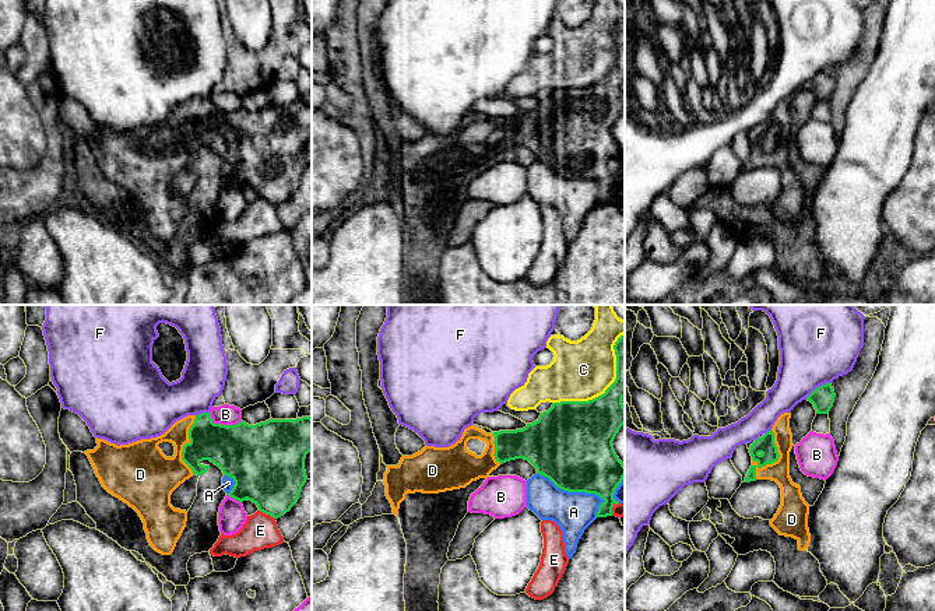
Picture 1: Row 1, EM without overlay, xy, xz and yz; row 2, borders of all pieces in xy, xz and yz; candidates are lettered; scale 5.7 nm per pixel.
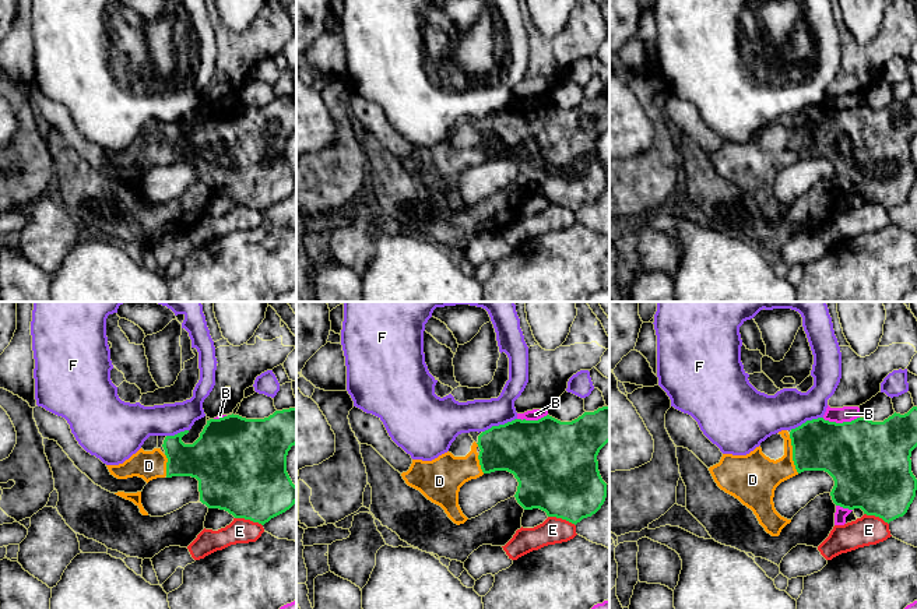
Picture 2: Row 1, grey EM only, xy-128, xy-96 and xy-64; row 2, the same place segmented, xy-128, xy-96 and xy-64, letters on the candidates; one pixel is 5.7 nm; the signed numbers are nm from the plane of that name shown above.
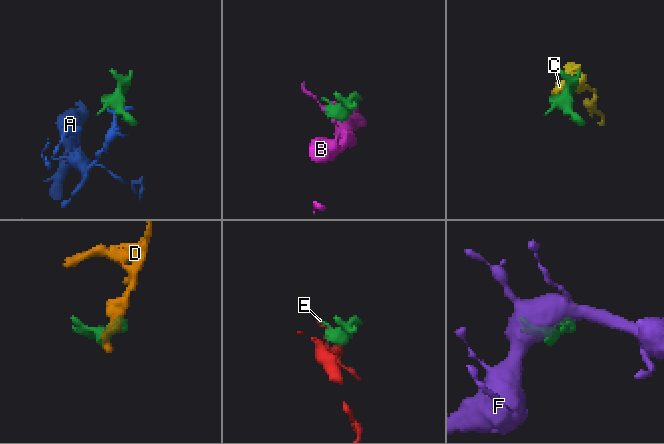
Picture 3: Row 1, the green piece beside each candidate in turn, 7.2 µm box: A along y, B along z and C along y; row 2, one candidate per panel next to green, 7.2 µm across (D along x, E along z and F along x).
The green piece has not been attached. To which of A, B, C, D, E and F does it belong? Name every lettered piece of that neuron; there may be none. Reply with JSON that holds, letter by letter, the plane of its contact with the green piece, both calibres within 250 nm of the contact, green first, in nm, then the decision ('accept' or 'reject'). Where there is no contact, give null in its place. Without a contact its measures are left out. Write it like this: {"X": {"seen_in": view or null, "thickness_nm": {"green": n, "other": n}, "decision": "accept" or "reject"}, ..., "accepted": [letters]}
{"A": {"seen_in": "xz", "thickness_nm": {"green": 460, "other": 240}, "decision": "reject"}, "B": {"seen_in": "xy", "thickness_nm": {"green": 360, "other": 120}, "decision": "reject"}, "C": {"seen_in": "xz", "thickness_nm": {"green": 300, "other": 340}, "decision": "reject"}, "D": {"seen_in": "yz", "thickness_nm": {"green": 110, "other": 130}, "decision": "accept"}, "E": {"seen_in": "xy", "thickness_nm": {"green": 400, "other": 200}, "decision": "reject"}, "F": {"seen_in": "yz", "thickness_nm": {"green": 140, "other": 420}, "decision": "reject"}, "accepted": ["D"]}

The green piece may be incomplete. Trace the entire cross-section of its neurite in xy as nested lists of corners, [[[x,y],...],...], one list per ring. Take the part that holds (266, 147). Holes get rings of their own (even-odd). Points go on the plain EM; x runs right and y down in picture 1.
[[[210,99],[187,102],[176,108],[164,122],[141,126],[129,131],[115,131],[96,124],[98,133],[84,138],[102,173],[133,194],[144,210],[150,232],[162,242],[171,242],[180,225],[187,199],[171,192],[172,179],[193,162],[208,158],[203,147],[218,152],[224,162],[235,168],[226,182],[243,189],[252,187],[259,197],[274,206],[284,203],[298,189],[307,164],[306,141],[312,137],[312,105],[268,106],[256,112],[240,108],[236,112],[214,110]],[[162,129],[175,133],[175,141],[166,144],[158,134]]]

